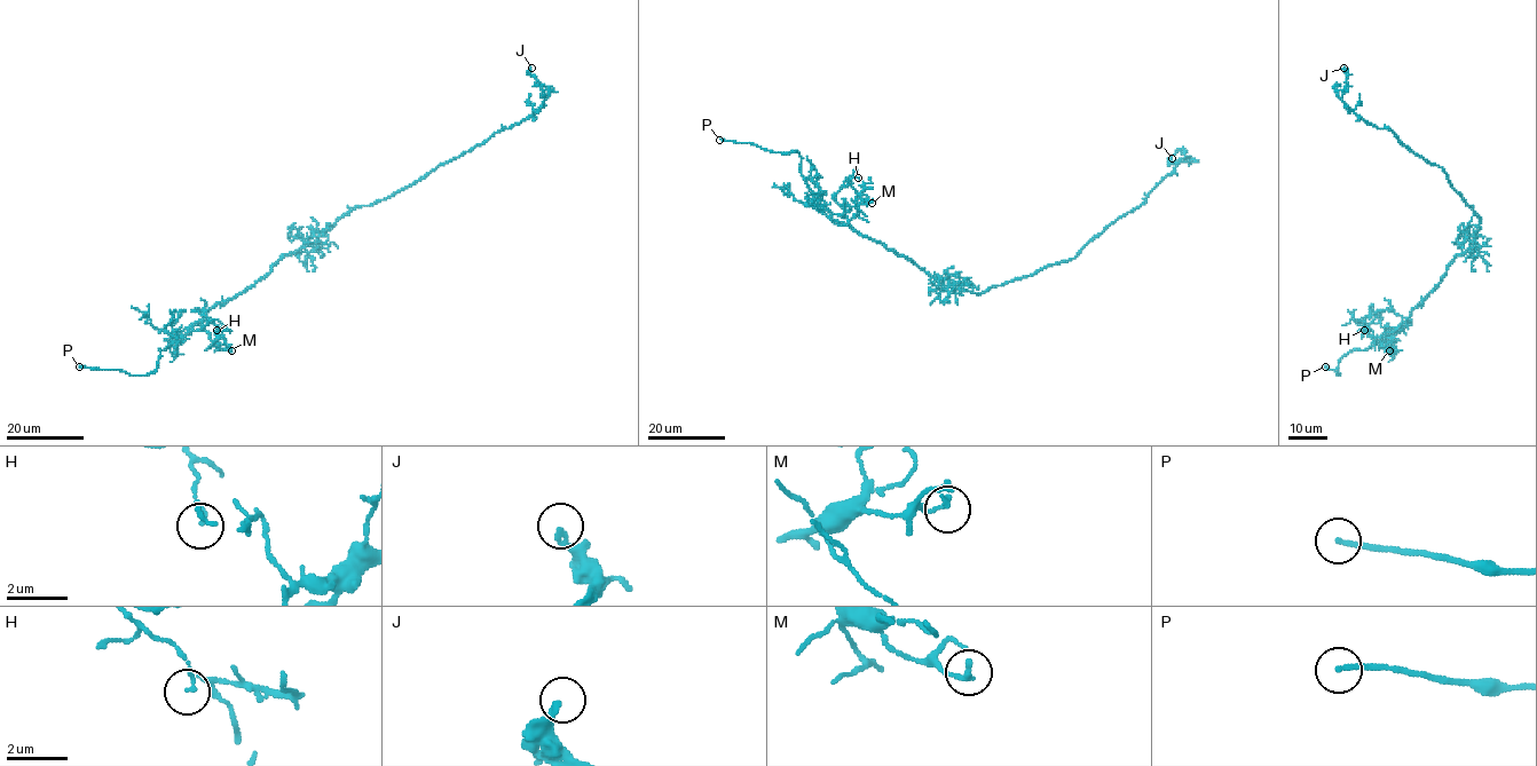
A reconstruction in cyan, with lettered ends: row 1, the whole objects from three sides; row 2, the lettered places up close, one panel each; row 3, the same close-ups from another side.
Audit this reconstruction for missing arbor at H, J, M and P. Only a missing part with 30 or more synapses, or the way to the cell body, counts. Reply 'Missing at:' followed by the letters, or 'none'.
Missing at: P

